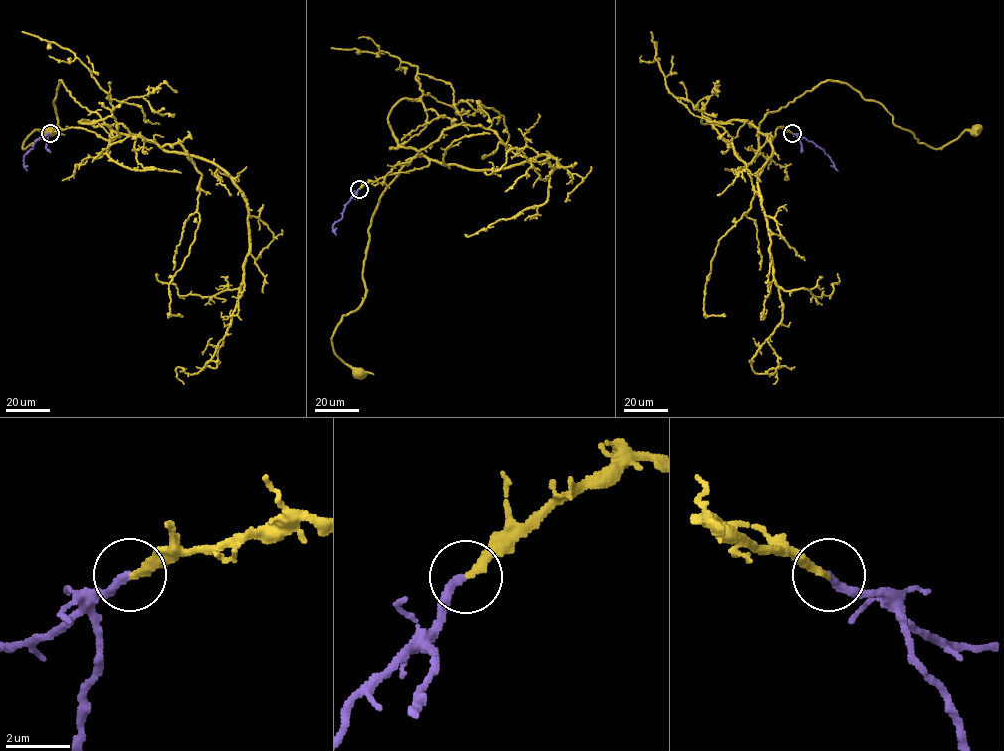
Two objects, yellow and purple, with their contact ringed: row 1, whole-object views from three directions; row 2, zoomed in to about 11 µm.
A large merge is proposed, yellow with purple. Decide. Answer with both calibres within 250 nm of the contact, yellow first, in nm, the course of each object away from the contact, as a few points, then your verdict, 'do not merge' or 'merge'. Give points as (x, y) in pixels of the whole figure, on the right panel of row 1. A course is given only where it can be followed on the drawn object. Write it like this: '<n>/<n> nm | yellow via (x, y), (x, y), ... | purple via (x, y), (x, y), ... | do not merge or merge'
240/260 nm | yellow via (792, 132), (778, 127), (771, 141), (759, 126), (829, 80), (878, 101), (930, 146), (975, 129) | purple via (792, 132), (820, 147), (837, 170) | merge

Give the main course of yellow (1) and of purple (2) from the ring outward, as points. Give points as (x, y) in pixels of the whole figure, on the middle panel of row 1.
1: (359, 189), (429, 161), (414, 157), (382, 193), (369, 228), (365, 297), (333, 334), (334, 352), (360, 372)
2: (359, 189), (345, 205), (342, 217), (333, 224), (336, 234)

